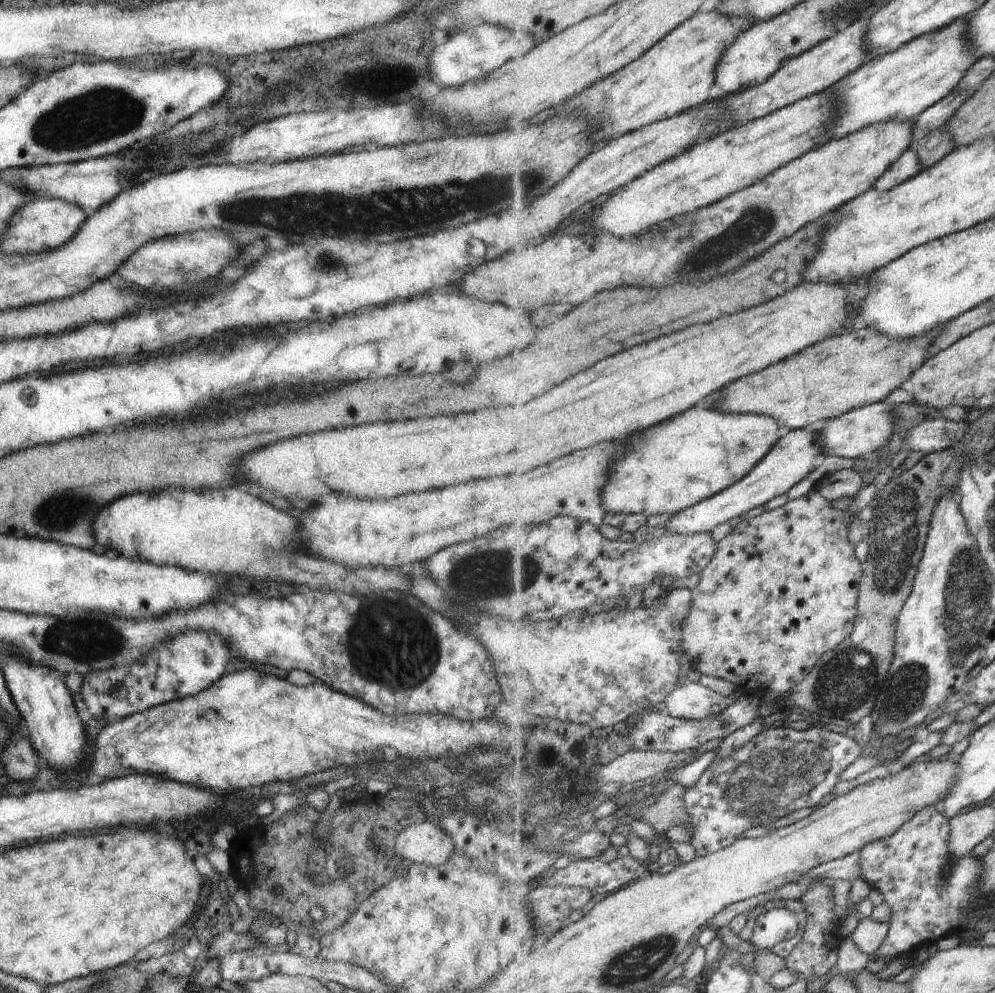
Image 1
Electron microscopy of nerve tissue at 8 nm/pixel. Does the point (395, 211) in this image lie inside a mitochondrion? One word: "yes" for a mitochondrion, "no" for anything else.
yes

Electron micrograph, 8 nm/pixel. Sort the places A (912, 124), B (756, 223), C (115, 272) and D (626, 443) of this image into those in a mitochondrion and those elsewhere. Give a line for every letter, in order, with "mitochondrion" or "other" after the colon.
A: other
B: mitochondrion
C: other
D: other

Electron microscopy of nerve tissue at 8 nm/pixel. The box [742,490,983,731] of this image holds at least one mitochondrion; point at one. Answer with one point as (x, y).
(847, 681)

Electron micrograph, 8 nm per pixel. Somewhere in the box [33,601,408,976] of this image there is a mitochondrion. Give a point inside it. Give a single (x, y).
(86, 641)

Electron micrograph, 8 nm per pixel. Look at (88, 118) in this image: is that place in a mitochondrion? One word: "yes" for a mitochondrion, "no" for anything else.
yes

